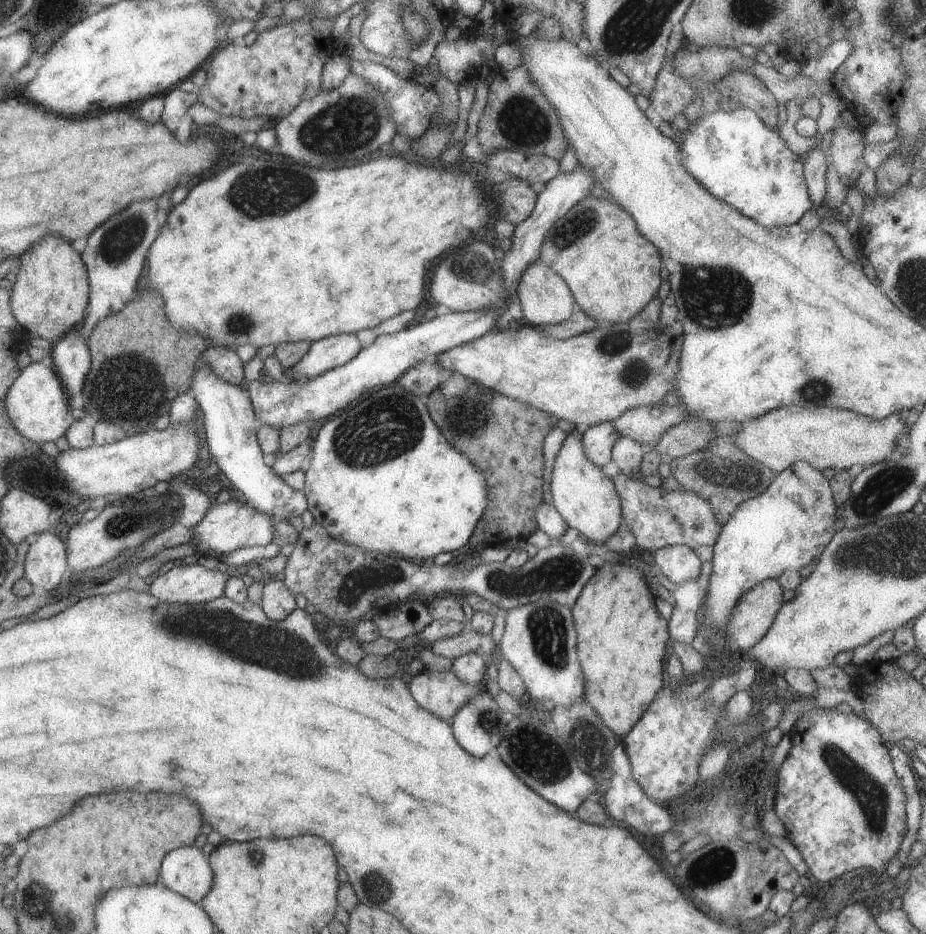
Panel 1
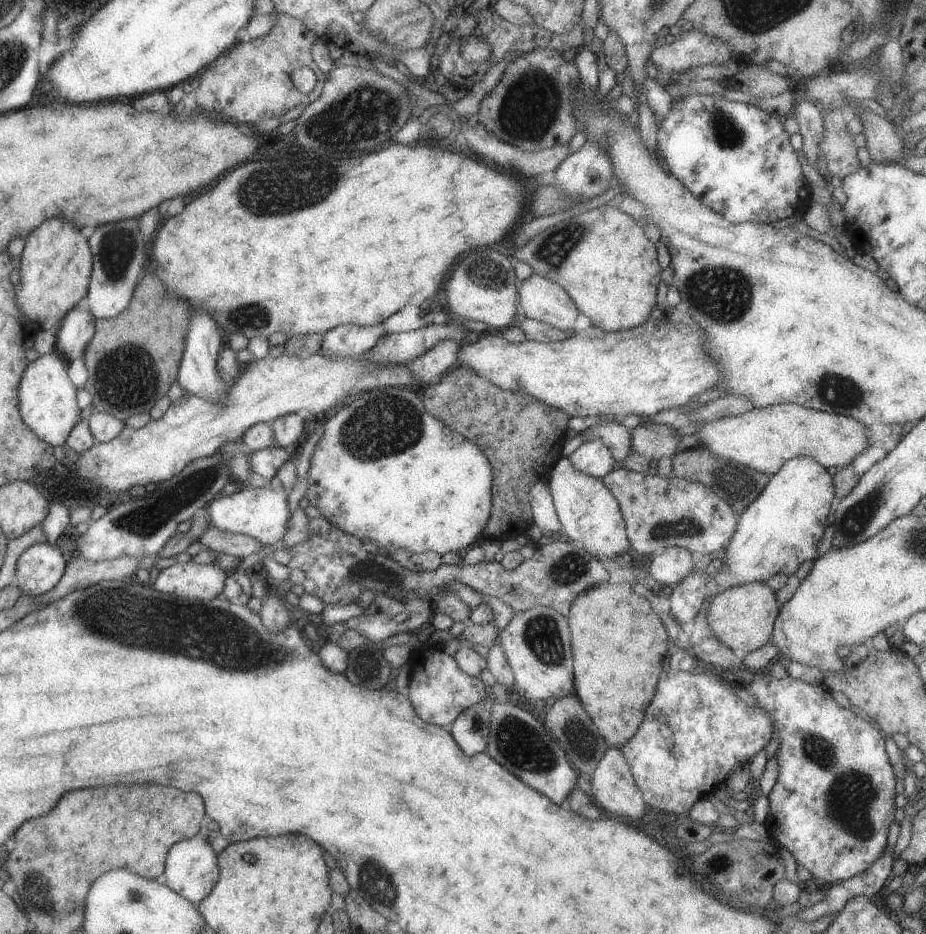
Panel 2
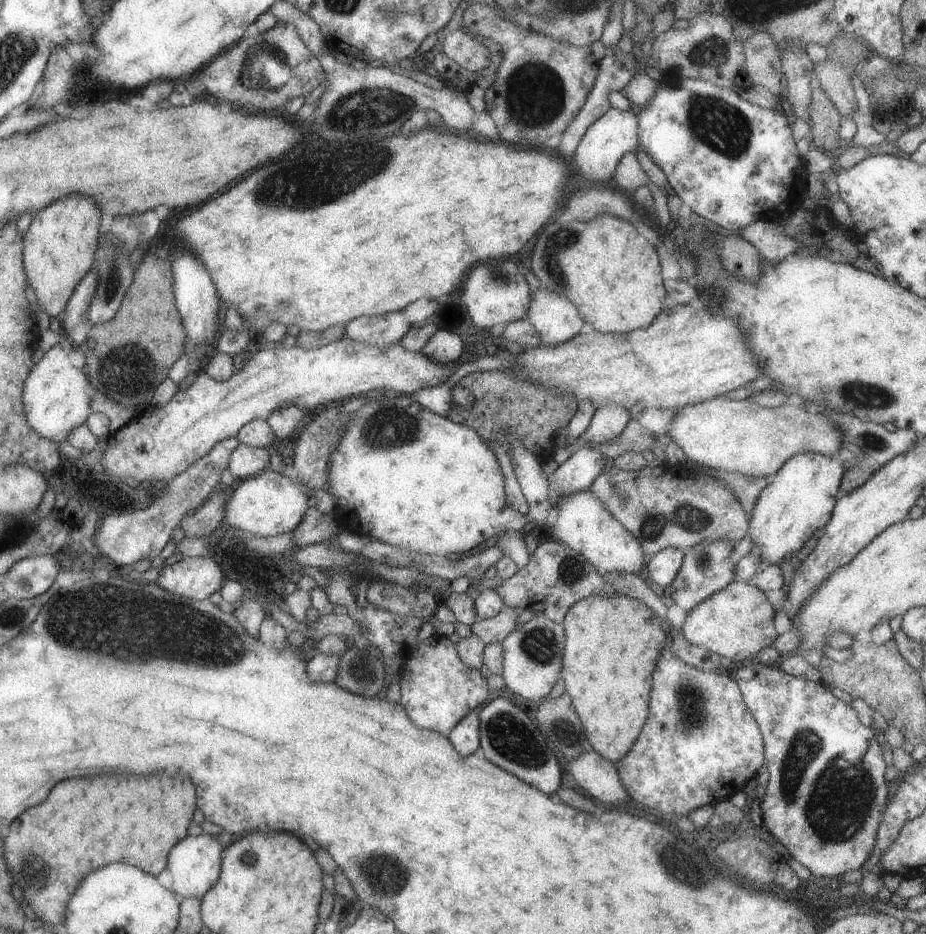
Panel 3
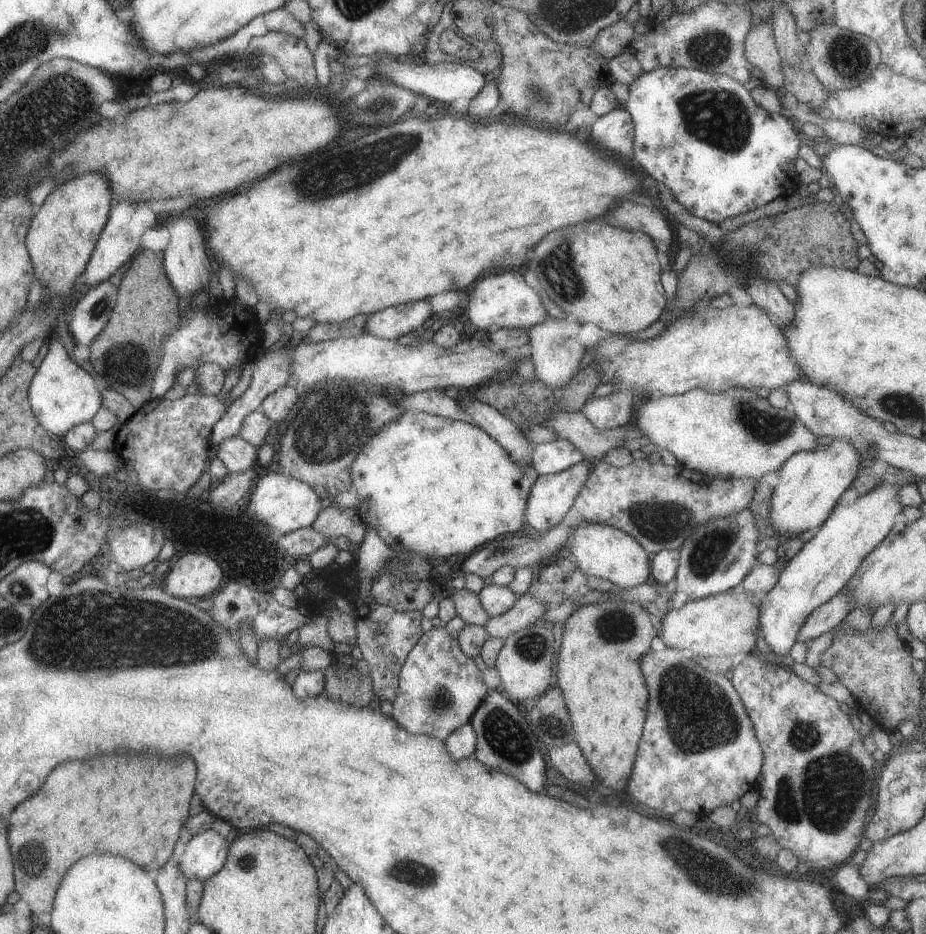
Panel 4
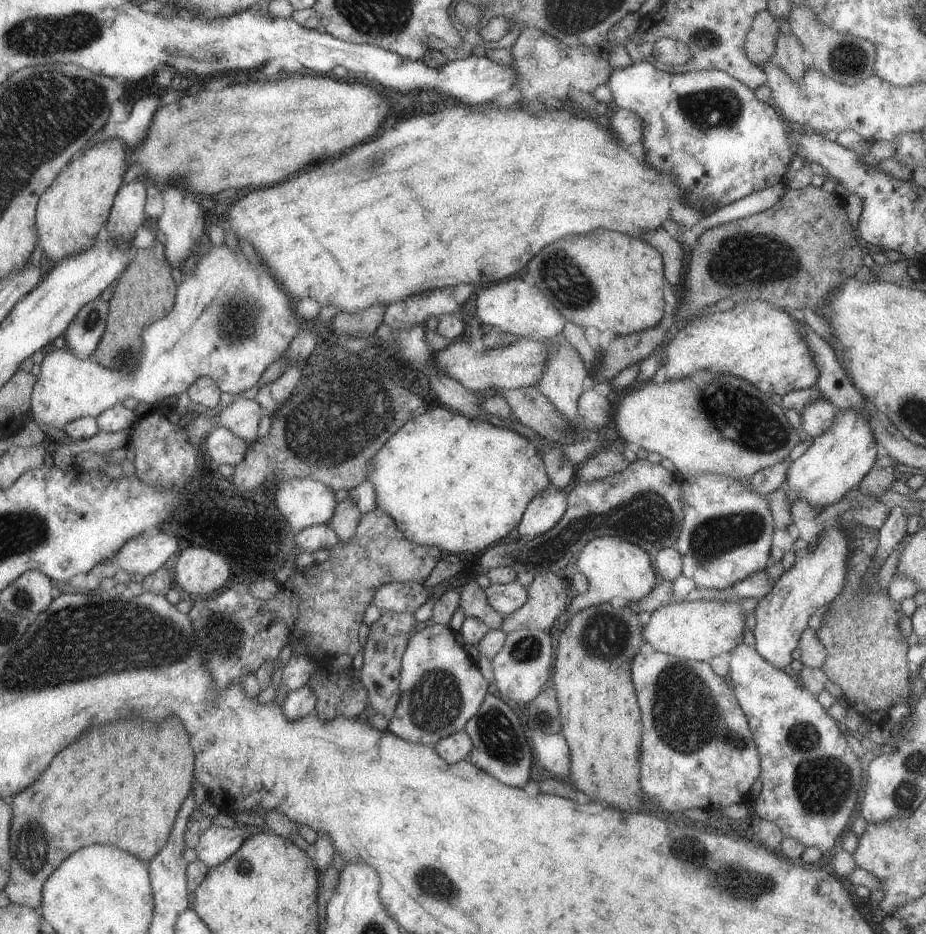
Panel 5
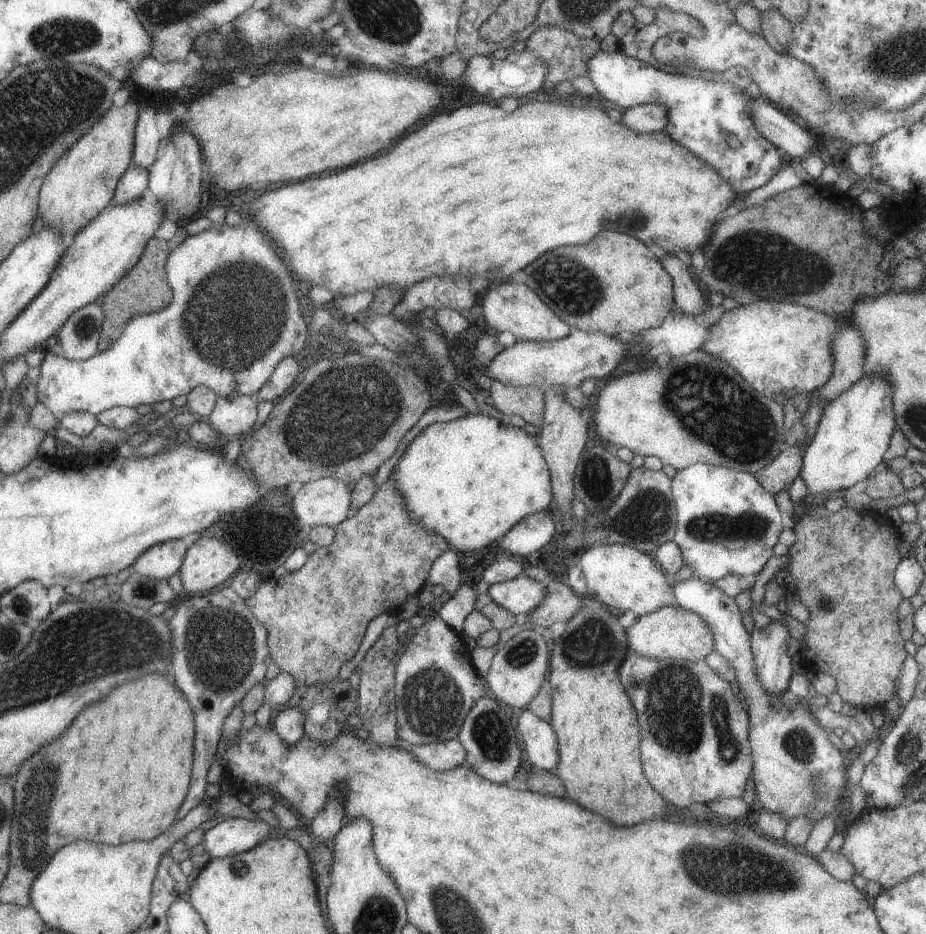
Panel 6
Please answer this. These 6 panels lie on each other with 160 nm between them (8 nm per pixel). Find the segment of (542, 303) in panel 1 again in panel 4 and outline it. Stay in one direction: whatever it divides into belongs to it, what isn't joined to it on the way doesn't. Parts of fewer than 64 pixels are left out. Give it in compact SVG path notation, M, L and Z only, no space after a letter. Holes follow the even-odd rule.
M547 316L537 324L528 328L528 353L534 364L534 376L547 386L558 387L564 385L571 375L577 372L577 365L583 356L585 348L577 339L580 324L568 316L556 318Z

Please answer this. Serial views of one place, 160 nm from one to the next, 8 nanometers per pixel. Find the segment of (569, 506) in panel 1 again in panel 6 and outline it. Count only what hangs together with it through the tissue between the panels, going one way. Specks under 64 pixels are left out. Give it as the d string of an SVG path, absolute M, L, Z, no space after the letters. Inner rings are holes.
M597 543L578 554L578 567L586 582L586 596L597 605L631 610L641 616L659 607L674 604L670 580L653 559L652 555L632 546L619 543Z

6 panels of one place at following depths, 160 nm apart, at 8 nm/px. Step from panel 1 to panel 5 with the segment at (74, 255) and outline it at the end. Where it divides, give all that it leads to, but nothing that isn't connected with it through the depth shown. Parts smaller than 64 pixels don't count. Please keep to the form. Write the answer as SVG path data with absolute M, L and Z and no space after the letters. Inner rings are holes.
M109 139L98 142L73 162L68 162L51 182L47 189L40 195L36 204L36 246L39 246L44 256L47 267L58 263L62 258L76 255L78 252L87 250L100 236L106 223L114 196L123 185L124 174L127 168L127 146L120 139Z

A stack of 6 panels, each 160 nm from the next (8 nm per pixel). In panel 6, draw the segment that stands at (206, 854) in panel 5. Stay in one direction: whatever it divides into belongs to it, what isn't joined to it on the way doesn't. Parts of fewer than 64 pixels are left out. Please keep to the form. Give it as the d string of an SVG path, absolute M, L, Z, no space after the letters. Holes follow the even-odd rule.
M225 819L206 830L201 842L211 859L220 859L255 848L275 834L261 819Z

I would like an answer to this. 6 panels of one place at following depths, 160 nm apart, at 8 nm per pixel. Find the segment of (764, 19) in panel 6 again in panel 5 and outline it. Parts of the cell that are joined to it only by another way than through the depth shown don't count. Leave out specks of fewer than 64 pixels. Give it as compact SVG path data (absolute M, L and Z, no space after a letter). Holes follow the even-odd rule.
M780 32L777 35L775 46L775 54L773 54L770 62L785 71L785 74L788 74L791 79L798 83L807 68L799 59L804 50L802 44L795 35Z

